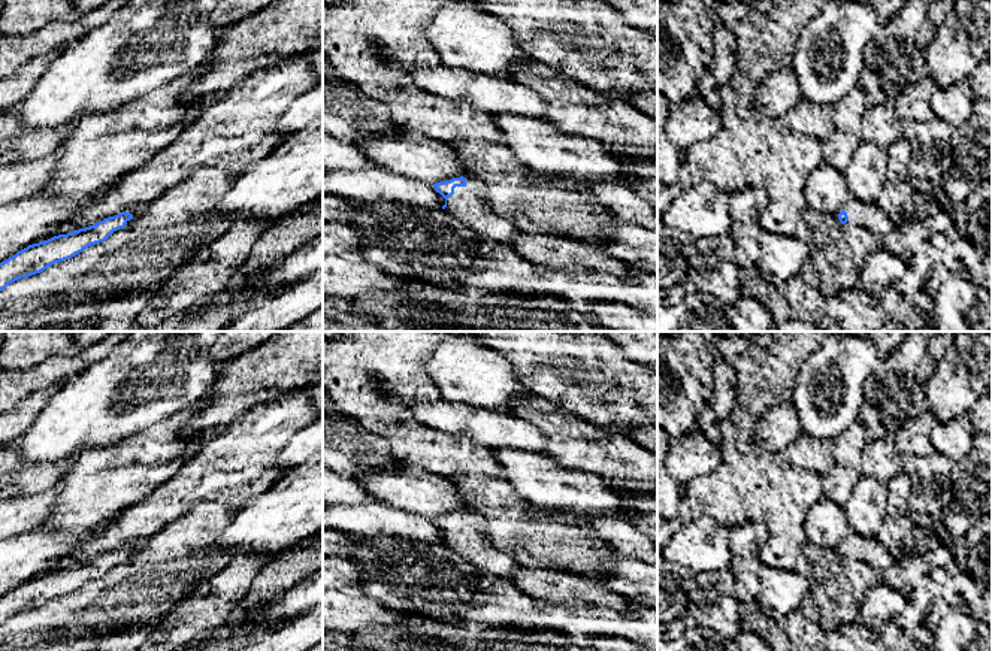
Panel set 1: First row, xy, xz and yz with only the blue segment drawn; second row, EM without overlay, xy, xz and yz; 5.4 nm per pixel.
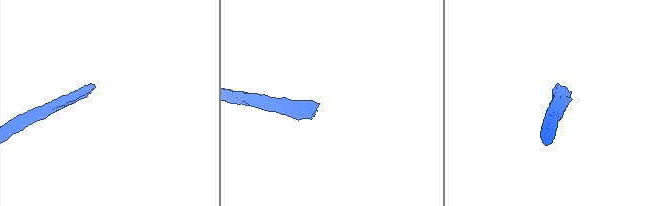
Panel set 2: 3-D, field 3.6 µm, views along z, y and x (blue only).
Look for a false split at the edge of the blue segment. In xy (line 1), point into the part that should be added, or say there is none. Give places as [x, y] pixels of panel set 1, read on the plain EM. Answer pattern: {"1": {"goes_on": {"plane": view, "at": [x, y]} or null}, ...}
{"1": {"goes_on": {"plane": "xy", "at": [142, 544]}}}

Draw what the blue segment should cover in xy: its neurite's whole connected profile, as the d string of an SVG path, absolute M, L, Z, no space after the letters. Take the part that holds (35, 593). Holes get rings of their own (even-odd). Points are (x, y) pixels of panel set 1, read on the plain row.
M151 538L105 552L94 560L58 569L28 579L0 597L0 626L9 618L40 608L49 600L69 594L91 579L105 576L114 566L124 563L136 551L142 551Z

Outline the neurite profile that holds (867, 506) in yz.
M862 475L843 508L852 532L875 538L887 517L887 482L877 476Z

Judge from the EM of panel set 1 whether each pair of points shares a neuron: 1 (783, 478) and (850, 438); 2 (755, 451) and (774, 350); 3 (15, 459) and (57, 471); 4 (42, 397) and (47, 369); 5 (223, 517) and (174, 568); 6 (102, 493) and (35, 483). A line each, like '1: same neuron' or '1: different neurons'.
1: different neurons
2: same neuron
3: same neuron
4: different neurons
5: same neuron
6: different neurons

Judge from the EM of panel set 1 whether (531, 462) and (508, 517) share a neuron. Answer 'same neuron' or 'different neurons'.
different neurons

